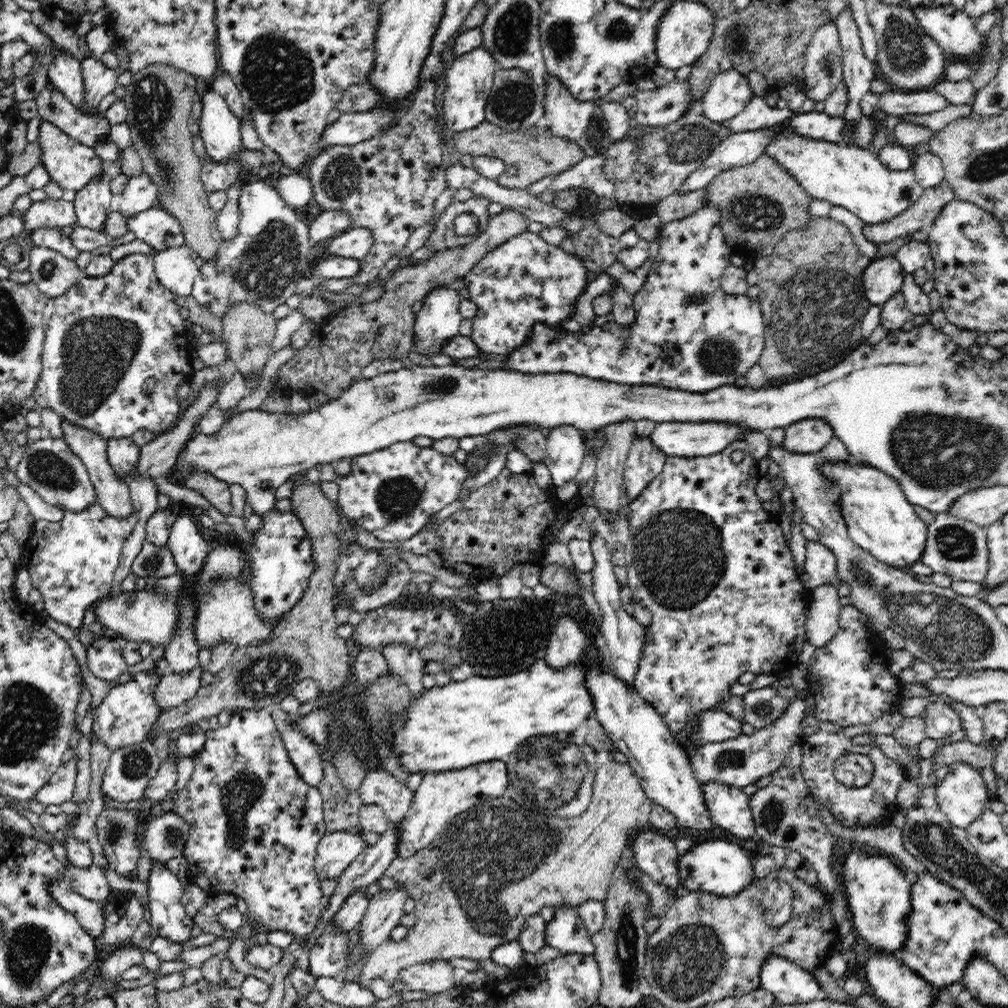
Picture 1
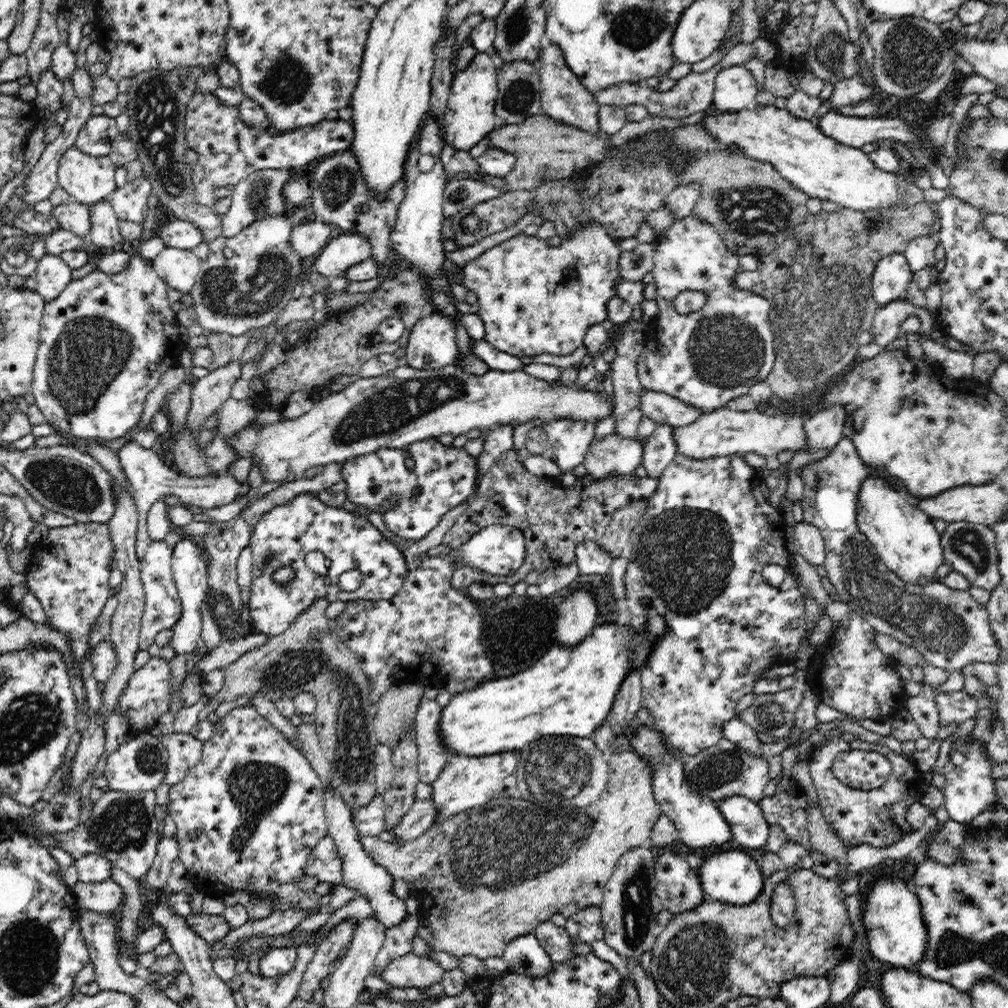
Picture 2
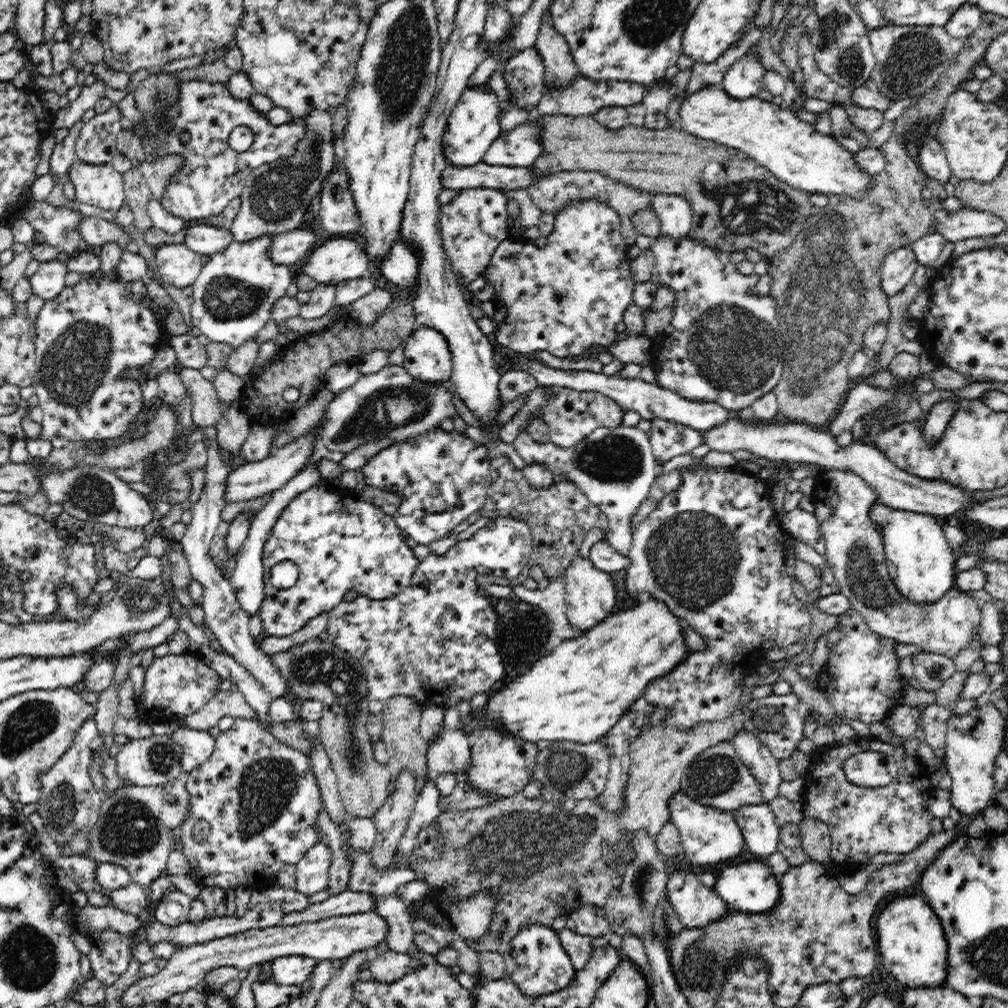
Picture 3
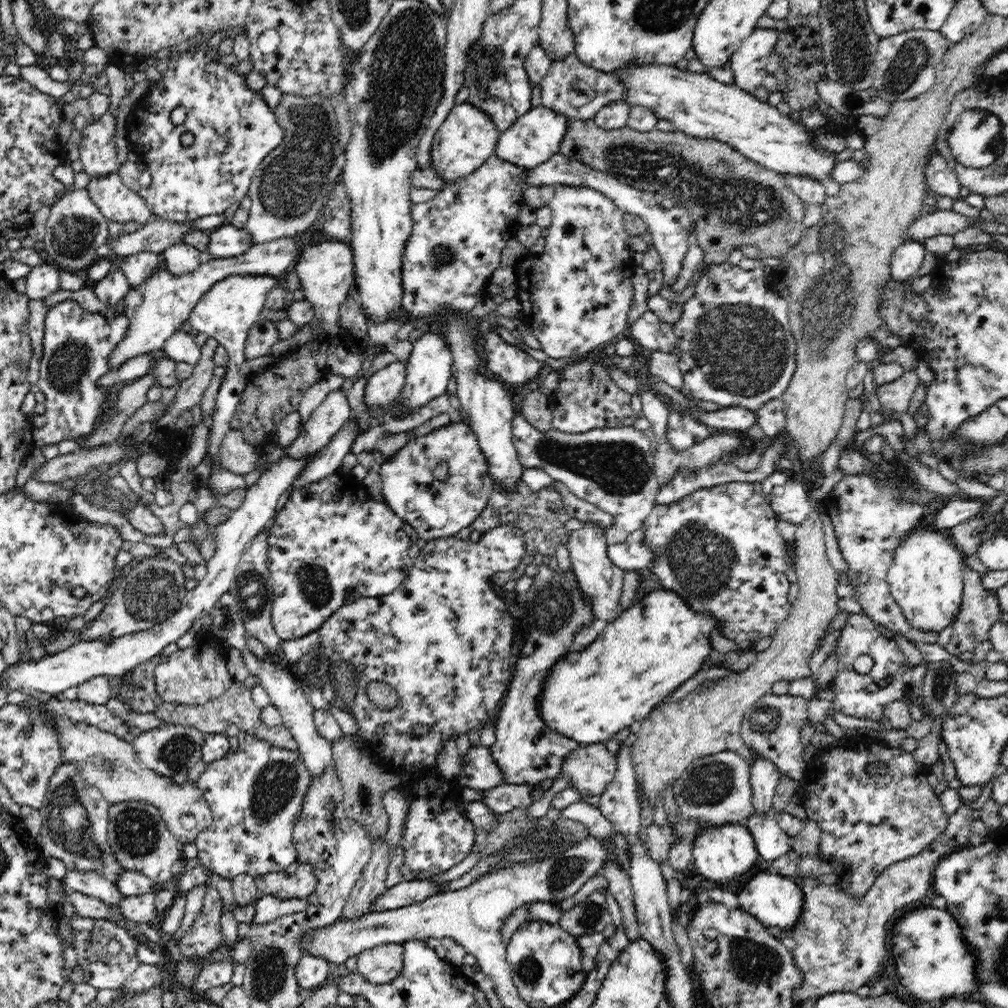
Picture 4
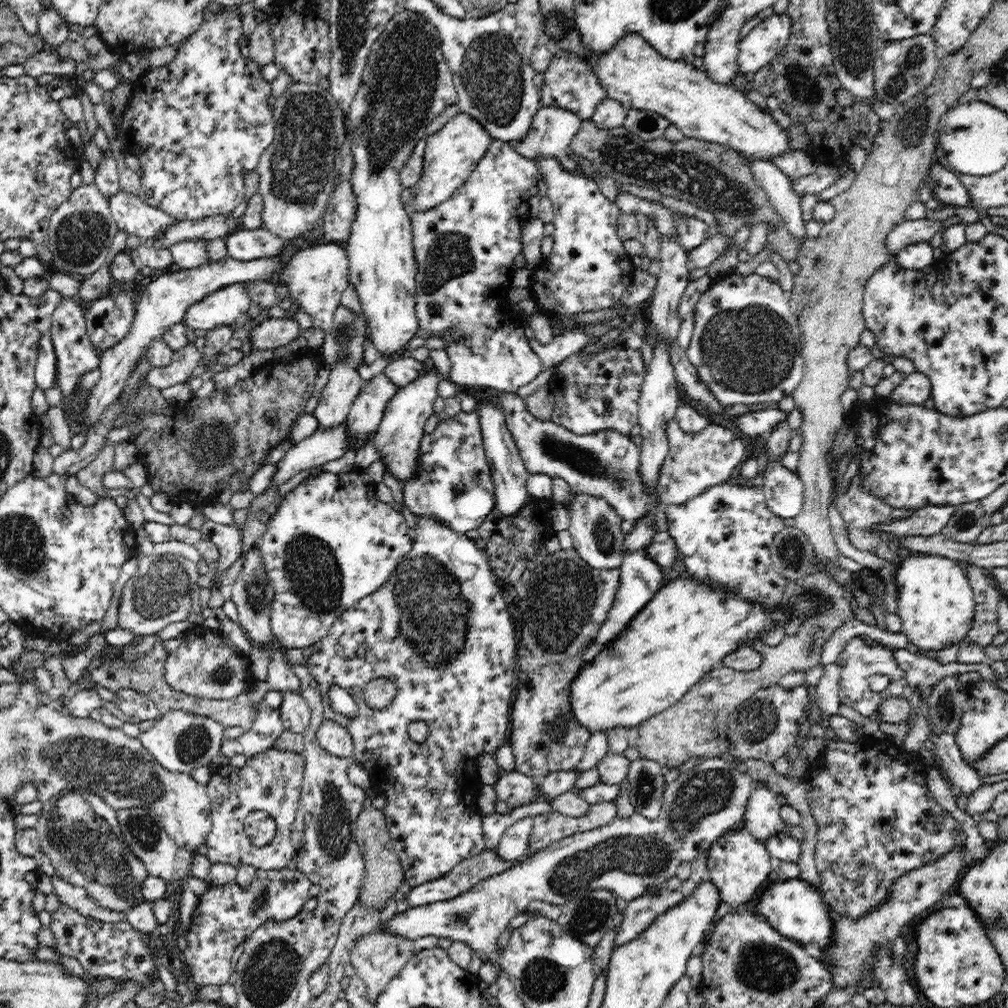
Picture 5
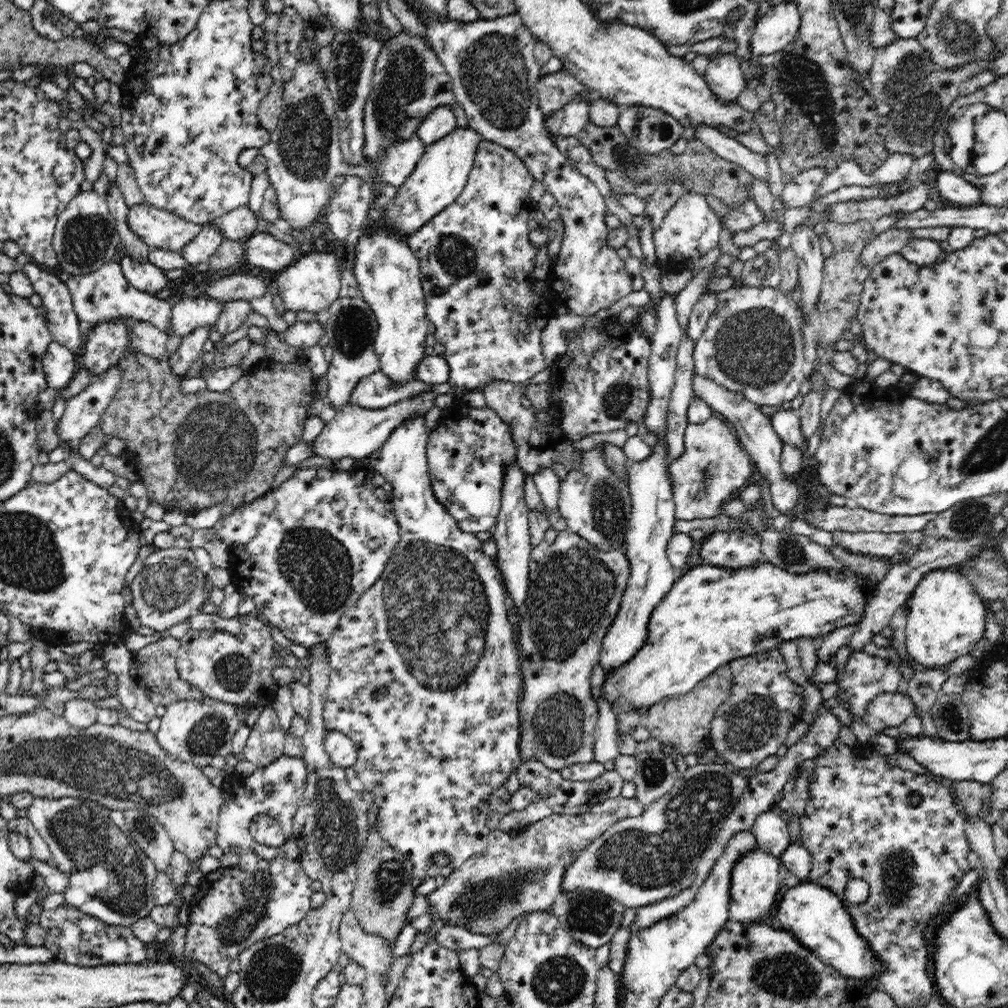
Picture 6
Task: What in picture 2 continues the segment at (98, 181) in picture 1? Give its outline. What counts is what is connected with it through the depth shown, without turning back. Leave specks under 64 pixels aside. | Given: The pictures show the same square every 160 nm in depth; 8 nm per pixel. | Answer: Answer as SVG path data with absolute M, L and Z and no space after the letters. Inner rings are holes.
M102 198L100 202L88 205L90 215L90 240L103 253L112 252L125 246L118 229L119 218L114 212L110 198Z

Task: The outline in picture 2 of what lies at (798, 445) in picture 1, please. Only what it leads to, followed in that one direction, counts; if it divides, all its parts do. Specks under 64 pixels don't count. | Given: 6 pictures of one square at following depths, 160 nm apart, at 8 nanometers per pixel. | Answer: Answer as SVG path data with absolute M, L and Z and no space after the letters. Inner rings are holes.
M830 407L804 414L804 431L806 431L804 450L813 453L831 449L838 444L843 437L844 418L846 418L844 407Z

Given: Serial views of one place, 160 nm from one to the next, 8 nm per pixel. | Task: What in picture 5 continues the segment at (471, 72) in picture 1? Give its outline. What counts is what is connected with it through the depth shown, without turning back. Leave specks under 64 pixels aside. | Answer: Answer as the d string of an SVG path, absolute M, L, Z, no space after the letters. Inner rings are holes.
M461 111L452 117L439 132L425 139L424 172L420 182L411 188L413 198L405 204L405 209L409 213L414 210L430 210L432 206L448 200L456 188L468 181L493 140L476 118Z

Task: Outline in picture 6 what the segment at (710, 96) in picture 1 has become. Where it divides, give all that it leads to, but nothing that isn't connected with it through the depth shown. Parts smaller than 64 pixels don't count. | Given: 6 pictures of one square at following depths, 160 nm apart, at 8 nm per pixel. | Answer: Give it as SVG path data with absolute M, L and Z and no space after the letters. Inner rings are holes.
M794 1L772 6L754 26L748 42L750 56L768 56L784 50L800 28L800 13Z

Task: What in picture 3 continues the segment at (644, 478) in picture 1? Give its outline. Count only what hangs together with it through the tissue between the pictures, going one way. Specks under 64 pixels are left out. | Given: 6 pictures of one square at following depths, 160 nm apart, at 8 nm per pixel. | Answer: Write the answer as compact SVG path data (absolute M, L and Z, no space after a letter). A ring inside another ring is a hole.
M654 419L649 430L651 447L660 464L674 456L688 454L702 444L700 431L677 422Z

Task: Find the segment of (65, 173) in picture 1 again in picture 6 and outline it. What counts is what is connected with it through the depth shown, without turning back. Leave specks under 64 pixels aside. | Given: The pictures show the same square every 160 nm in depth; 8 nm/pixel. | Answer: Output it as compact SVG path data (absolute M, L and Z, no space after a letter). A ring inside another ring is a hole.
M146 202L127 206L126 223L129 230L149 248L175 252L180 252L203 228L203 225L184 220L177 214Z

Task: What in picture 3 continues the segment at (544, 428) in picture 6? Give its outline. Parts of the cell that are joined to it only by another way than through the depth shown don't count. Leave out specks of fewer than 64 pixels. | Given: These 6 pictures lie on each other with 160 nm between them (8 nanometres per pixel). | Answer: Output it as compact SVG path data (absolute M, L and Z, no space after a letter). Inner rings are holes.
M637 426L600 427L572 448L556 446L552 441L538 443L526 431L522 431L513 446L527 465L544 465L555 475L568 476L568 481L575 482L588 500L609 518L606 536L608 543L618 554L629 556L634 529L634 526L630 525L630 518L650 492L650 486L654 484L656 475L661 470L646 431L638 429Z

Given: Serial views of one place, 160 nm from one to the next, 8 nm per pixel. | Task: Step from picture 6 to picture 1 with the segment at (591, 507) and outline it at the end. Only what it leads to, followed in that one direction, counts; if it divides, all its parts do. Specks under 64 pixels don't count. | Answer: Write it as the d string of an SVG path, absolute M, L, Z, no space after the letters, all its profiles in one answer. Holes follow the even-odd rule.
M568 616L560 618L545 653L548 667L554 671L577 664L587 646L584 630Z

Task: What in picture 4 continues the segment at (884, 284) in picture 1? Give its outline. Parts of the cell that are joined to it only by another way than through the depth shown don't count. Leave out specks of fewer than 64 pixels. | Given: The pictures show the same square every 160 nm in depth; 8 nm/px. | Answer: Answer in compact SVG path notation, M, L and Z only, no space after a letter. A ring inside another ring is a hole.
M910 241L894 250L890 262L892 281L904 283L916 274L924 262L925 248L918 241Z

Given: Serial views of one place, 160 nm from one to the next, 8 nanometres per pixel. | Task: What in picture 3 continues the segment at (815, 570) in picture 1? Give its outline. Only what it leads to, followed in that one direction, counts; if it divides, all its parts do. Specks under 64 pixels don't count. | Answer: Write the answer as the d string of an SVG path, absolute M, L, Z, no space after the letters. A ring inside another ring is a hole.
M796 508L780 515L781 526L804 544L814 546L821 538L821 532L816 516Z

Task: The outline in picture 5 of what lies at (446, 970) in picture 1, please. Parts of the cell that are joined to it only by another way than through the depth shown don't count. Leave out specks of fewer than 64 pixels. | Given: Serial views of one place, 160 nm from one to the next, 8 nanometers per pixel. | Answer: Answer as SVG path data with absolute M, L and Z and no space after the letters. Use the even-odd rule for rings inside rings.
M374 931L358 939L358 942L351 948L351 965L356 970L356 976L360 977L366 985L367 995L372 1002L376 1002L376 996L406 966L414 952L414 941L398 935Z

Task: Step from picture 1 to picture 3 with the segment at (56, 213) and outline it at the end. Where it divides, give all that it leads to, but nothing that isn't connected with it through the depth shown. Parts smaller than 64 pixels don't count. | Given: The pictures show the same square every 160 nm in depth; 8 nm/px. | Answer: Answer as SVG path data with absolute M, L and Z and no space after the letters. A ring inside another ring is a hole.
M80 214L80 220L78 220L78 233L89 246L102 247L106 242L116 242L124 250L131 235L105 219L84 214Z

